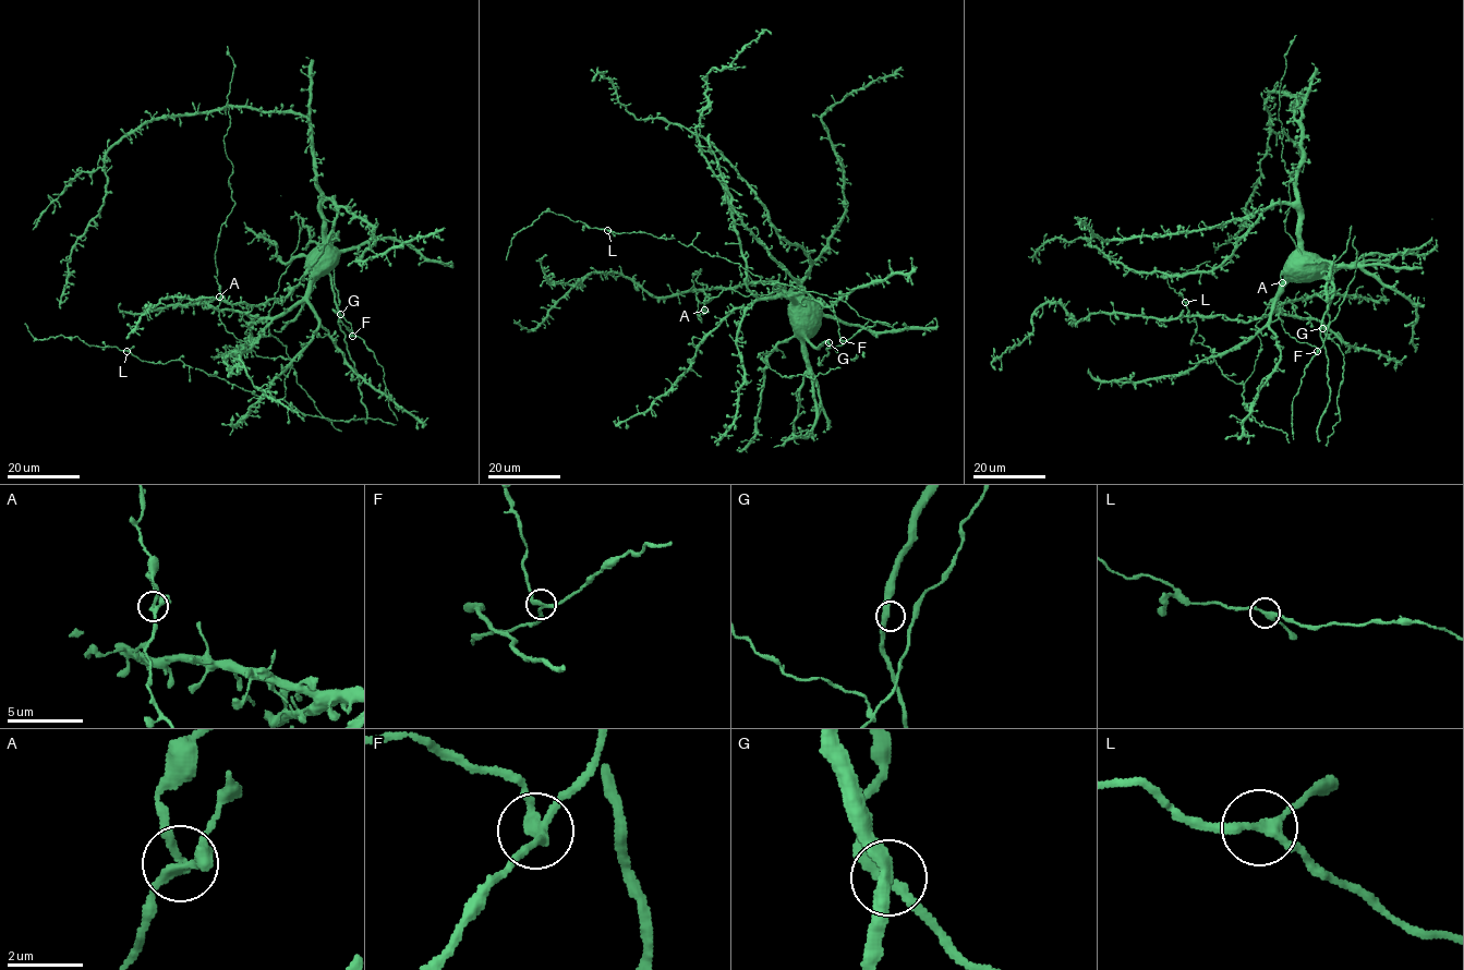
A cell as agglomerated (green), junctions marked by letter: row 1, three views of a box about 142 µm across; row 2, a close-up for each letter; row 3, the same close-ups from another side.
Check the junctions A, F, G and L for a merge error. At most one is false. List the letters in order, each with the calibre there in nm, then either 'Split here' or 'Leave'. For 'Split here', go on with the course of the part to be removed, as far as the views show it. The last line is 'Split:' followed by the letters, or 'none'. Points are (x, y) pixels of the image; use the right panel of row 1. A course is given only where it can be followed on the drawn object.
A: Thickness 240 nm. Leave
F: Thickness 240 nm. Split here. Course of the part to remove: (1318, 351), (1315, 347), (1291, 337), (1281, 325), (1279, 313)
G: Thickness 280 nm. Leave
L: Thickness 240 nm. Leave
Split: F

